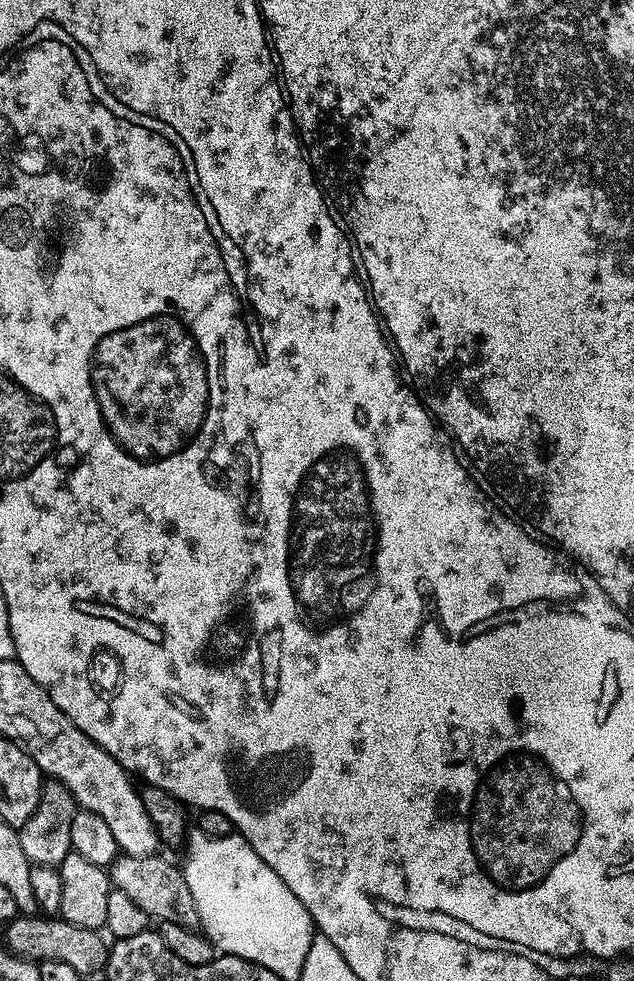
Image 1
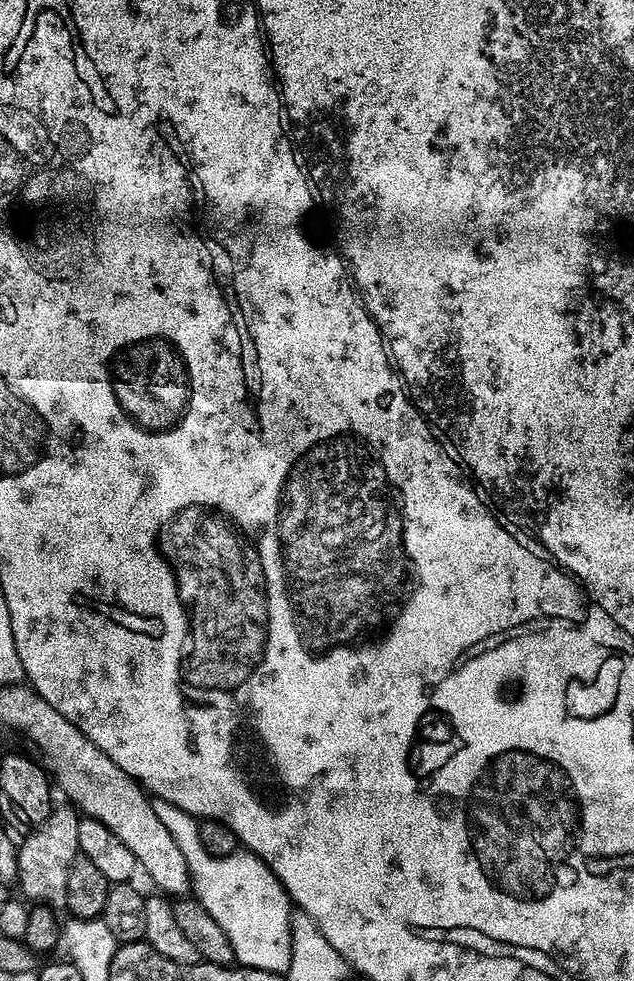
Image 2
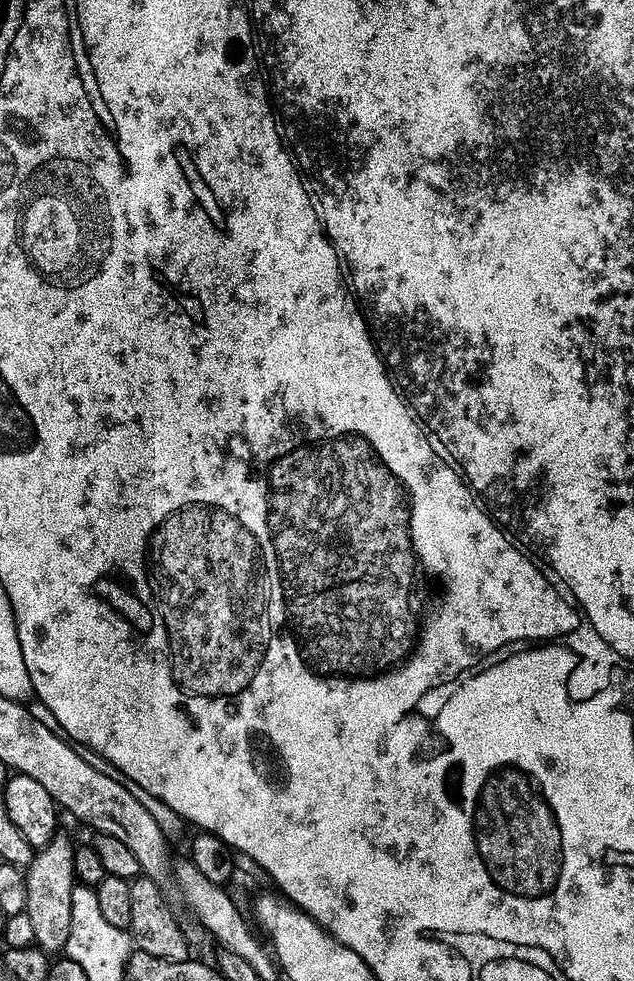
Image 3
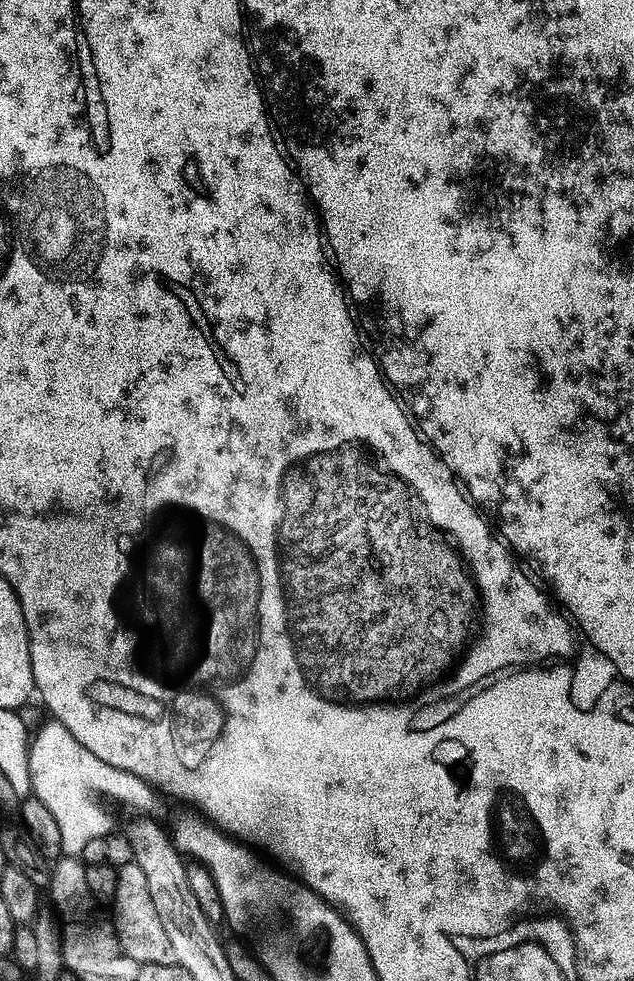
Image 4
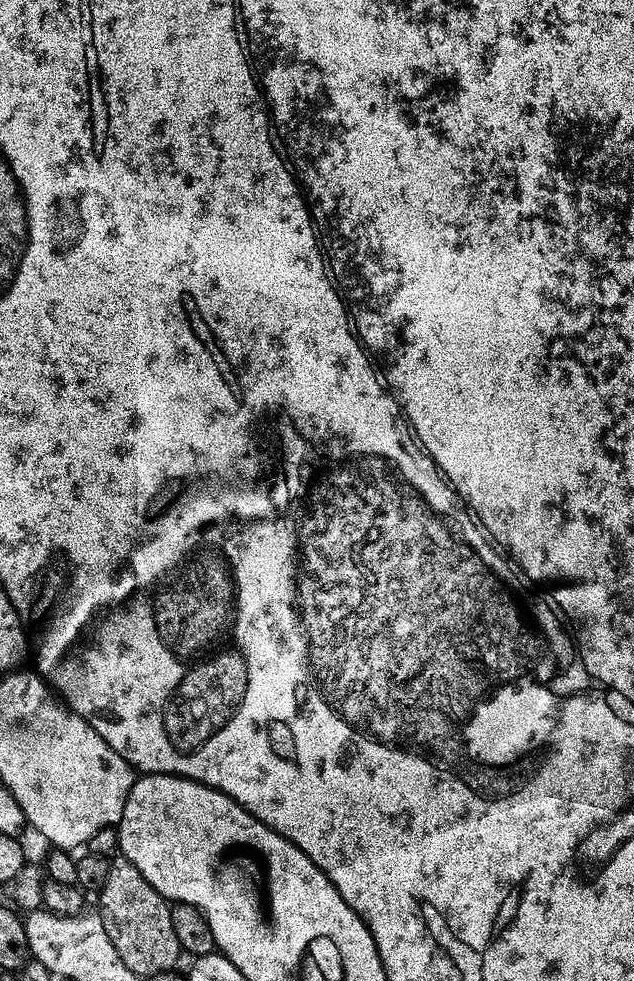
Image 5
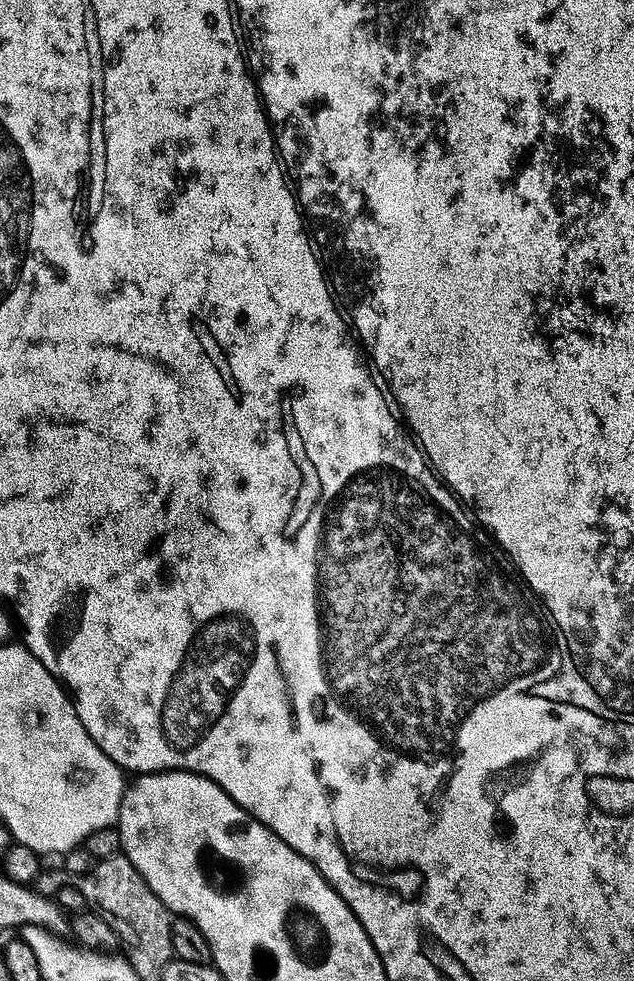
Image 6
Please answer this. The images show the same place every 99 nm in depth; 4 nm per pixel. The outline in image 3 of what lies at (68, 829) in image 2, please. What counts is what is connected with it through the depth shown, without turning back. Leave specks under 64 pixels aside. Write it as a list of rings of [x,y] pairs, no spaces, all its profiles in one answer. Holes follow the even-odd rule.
[[[58,834],[50,846],[41,849],[34,857],[26,872],[27,878],[27,910],[26,913],[33,923],[35,945],[49,956],[61,955],[68,947],[70,930],[73,929],[73,894],[76,889],[74,866],[75,843],[71,843],[64,834]]]

